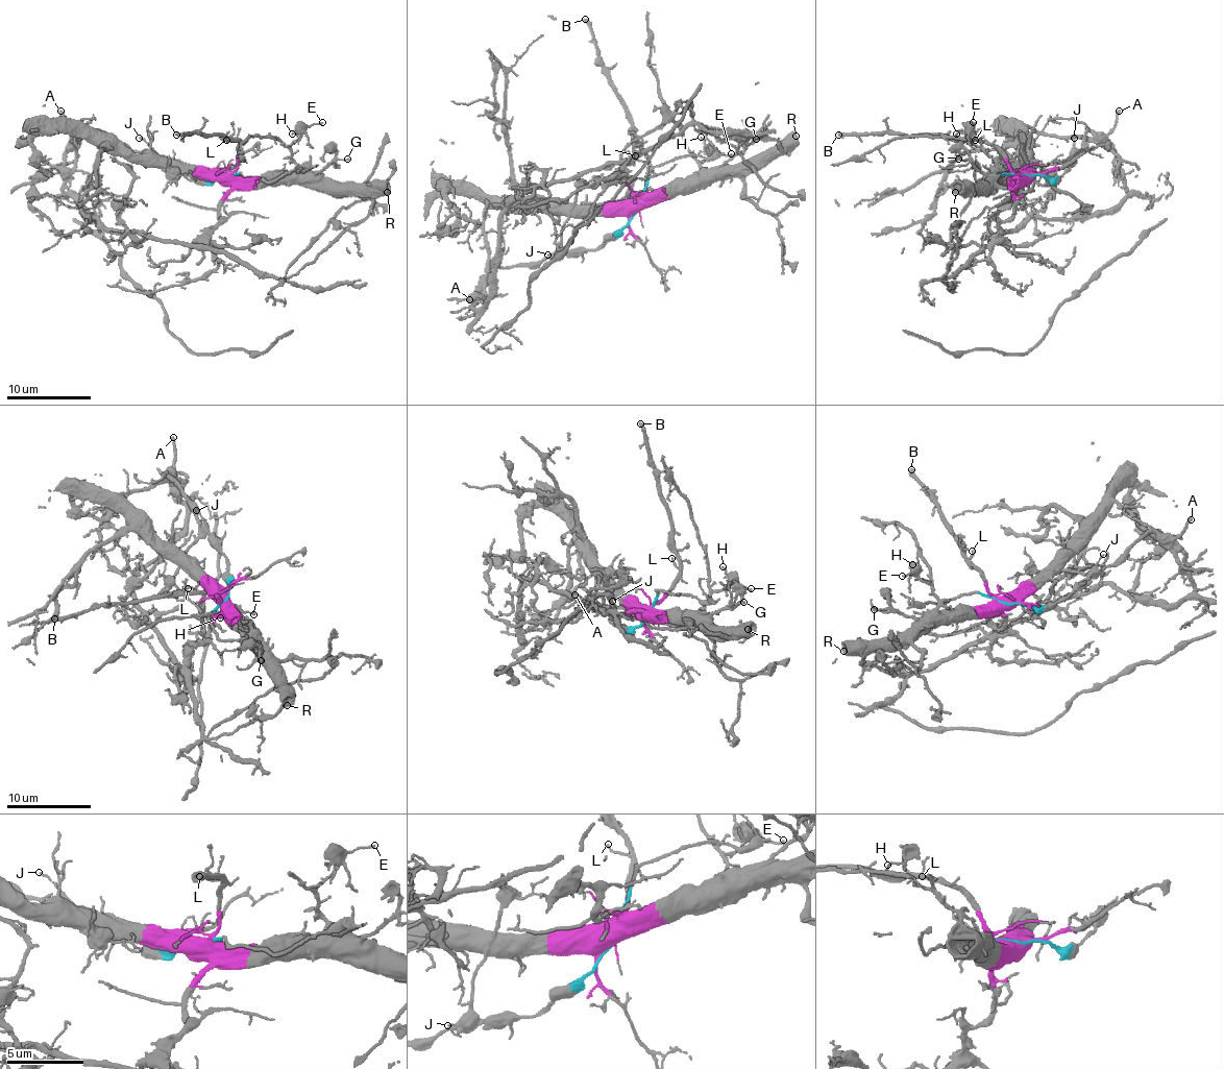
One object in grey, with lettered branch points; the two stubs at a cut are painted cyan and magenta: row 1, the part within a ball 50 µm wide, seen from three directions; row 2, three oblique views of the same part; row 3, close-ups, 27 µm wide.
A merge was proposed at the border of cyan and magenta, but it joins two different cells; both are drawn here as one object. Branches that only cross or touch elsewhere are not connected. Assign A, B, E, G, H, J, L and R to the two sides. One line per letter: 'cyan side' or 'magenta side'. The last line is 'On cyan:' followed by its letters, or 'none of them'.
A: cyan side
B: magenta side
E: magenta side
G: magenta side
H: magenta side
J: cyan side
L: magenta side
R: magenta side
On cyan: A, J

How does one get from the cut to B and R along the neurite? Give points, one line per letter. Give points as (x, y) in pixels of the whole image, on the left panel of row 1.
B: (228, 175), (237, 167), (237, 140), (224, 136), (175, 134)
R: (228, 175), (322, 177), (329, 181), (369, 184), (388, 193)

